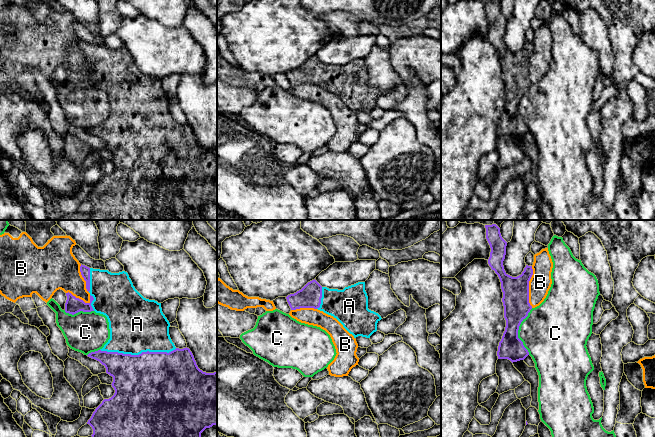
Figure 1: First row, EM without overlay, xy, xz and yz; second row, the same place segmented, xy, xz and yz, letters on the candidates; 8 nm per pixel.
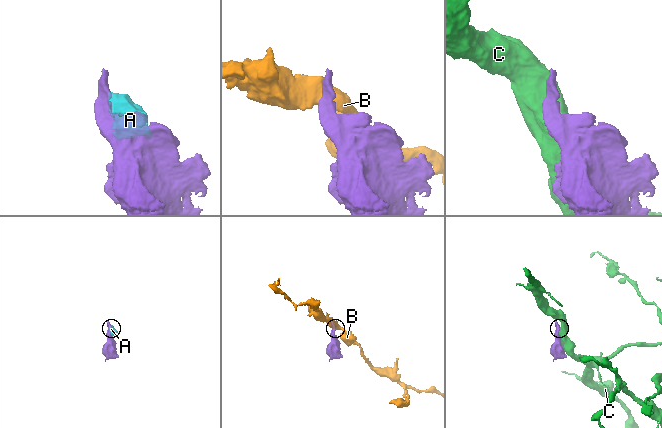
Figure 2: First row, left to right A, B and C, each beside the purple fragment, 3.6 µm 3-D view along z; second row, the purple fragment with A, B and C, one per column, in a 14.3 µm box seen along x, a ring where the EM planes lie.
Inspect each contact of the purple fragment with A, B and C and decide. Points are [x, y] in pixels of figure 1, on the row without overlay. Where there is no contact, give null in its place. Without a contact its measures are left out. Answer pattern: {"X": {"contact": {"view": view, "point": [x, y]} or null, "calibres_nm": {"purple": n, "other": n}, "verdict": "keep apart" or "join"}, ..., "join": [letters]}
{"A": {"contact": {"view": "xy", "point": [139, 130]}, "calibres_nm": {"purple": 500, "other": 440}, "verdict": "join"}, "B": {"contact": {"view": "yz", "point": [528, 63]}, "calibres_nm": {"purple": 220, "other": 170}, "verdict": "keep apart"}, "C": {"contact": {"view": "yz", "point": [517, 107]}, "calibres_nm": {"purple": 220, "other": 440}, "verdict": "keep apart"}, "join": ["A"]}

